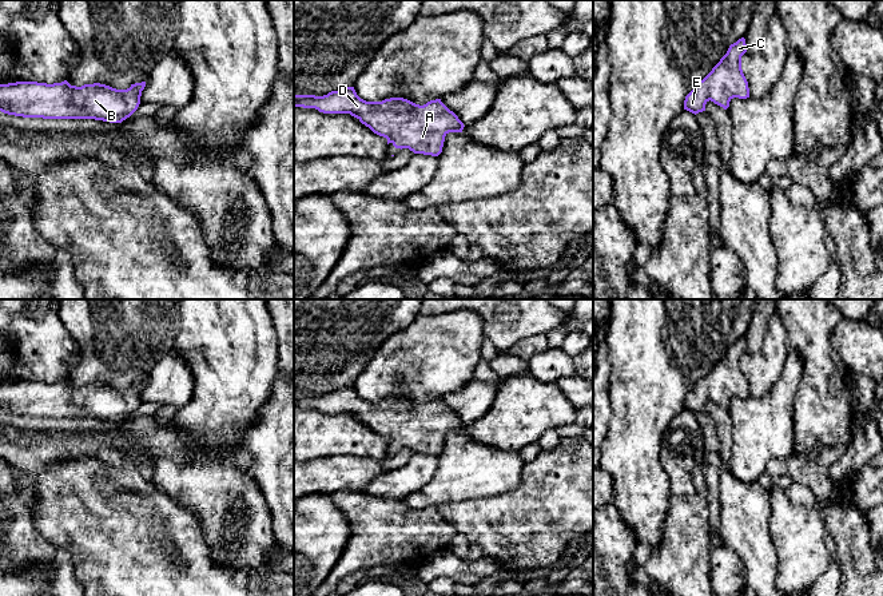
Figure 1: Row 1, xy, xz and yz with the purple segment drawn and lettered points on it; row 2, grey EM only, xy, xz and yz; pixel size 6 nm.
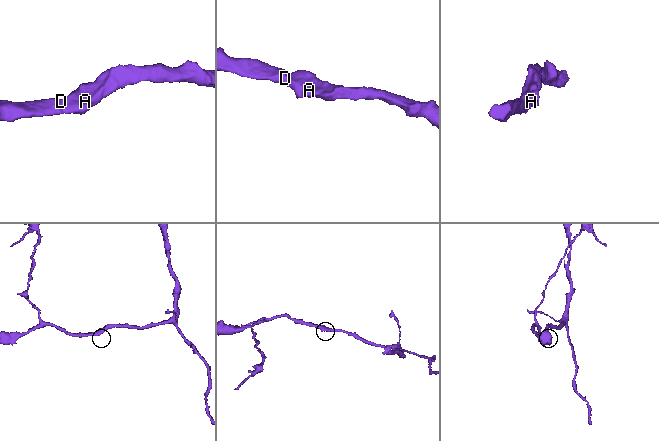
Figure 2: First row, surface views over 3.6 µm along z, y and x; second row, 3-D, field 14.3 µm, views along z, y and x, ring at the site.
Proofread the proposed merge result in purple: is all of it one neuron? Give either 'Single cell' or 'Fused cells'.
Single cell

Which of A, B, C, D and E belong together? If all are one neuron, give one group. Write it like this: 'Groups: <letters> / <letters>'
Groups: A B C D E

